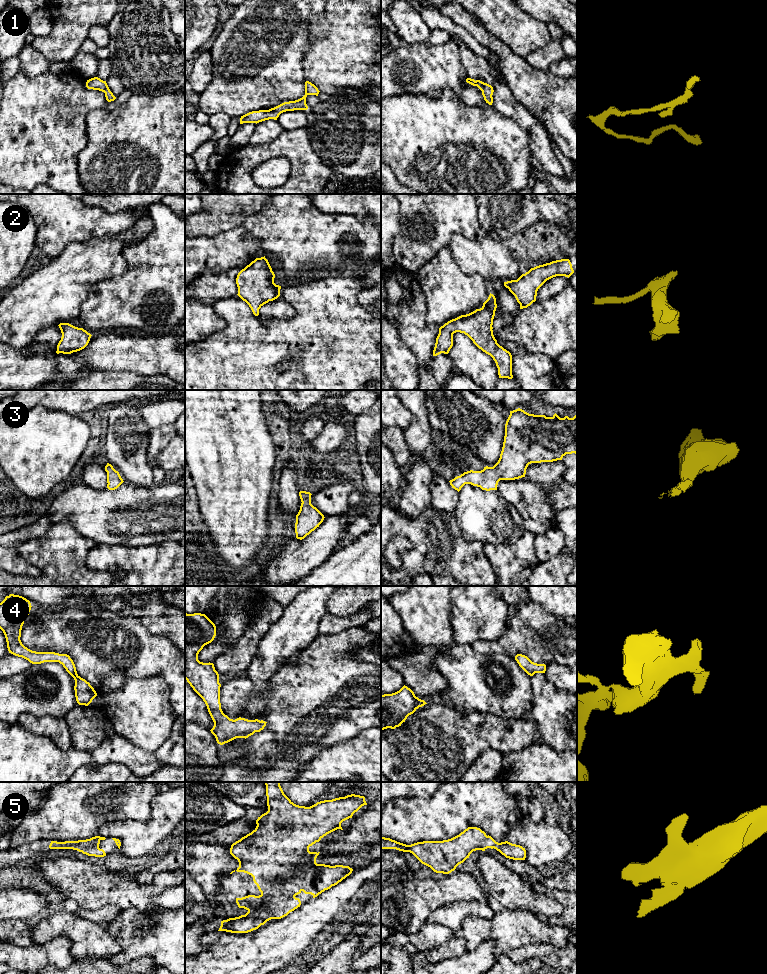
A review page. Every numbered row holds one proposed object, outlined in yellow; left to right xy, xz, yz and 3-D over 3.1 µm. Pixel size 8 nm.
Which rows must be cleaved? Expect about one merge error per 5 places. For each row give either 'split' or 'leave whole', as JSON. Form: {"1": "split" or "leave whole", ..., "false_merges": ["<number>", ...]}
{"1": "leave whole", "2": "leave whole", "3": "leave whole", "4": "leave whole", "5": "leave whole", "false_merges": []}

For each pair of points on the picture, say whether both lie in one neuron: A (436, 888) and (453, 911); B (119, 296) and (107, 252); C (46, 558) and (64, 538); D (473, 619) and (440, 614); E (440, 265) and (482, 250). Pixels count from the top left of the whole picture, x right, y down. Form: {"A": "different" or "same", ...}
{"A": "different", "B": "different", "C": "same", "D": "different", "E": "different"}

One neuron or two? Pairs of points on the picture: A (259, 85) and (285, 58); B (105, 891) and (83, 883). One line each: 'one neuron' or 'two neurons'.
A: one neuron
B: one neuron

